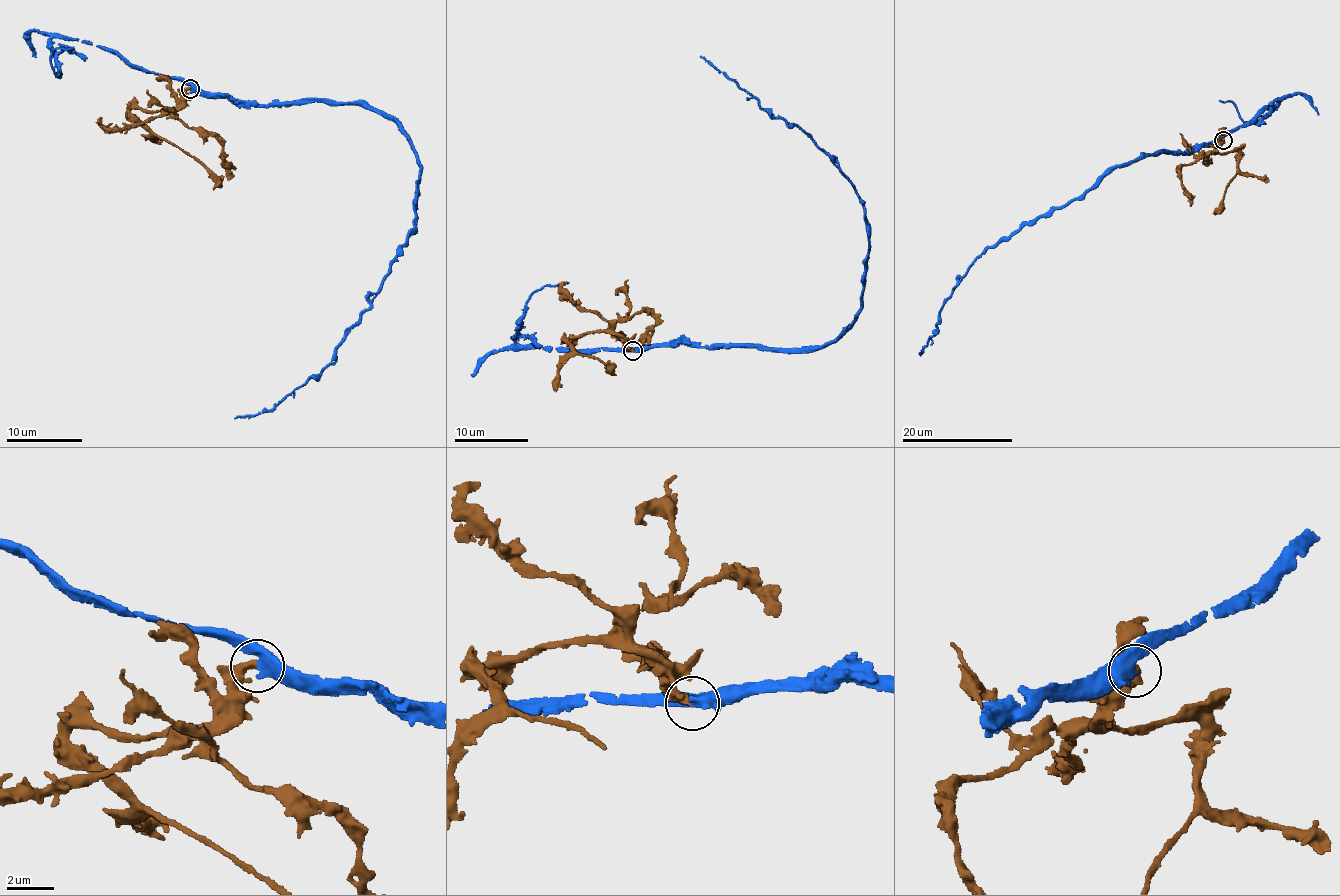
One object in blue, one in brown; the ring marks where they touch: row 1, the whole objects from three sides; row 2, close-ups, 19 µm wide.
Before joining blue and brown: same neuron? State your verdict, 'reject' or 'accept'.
accept

